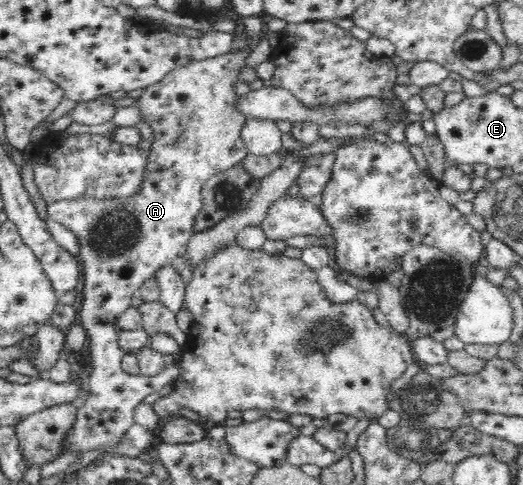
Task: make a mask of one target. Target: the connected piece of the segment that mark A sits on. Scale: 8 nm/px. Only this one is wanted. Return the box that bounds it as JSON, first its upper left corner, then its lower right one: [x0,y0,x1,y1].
[47,46,252,454]

